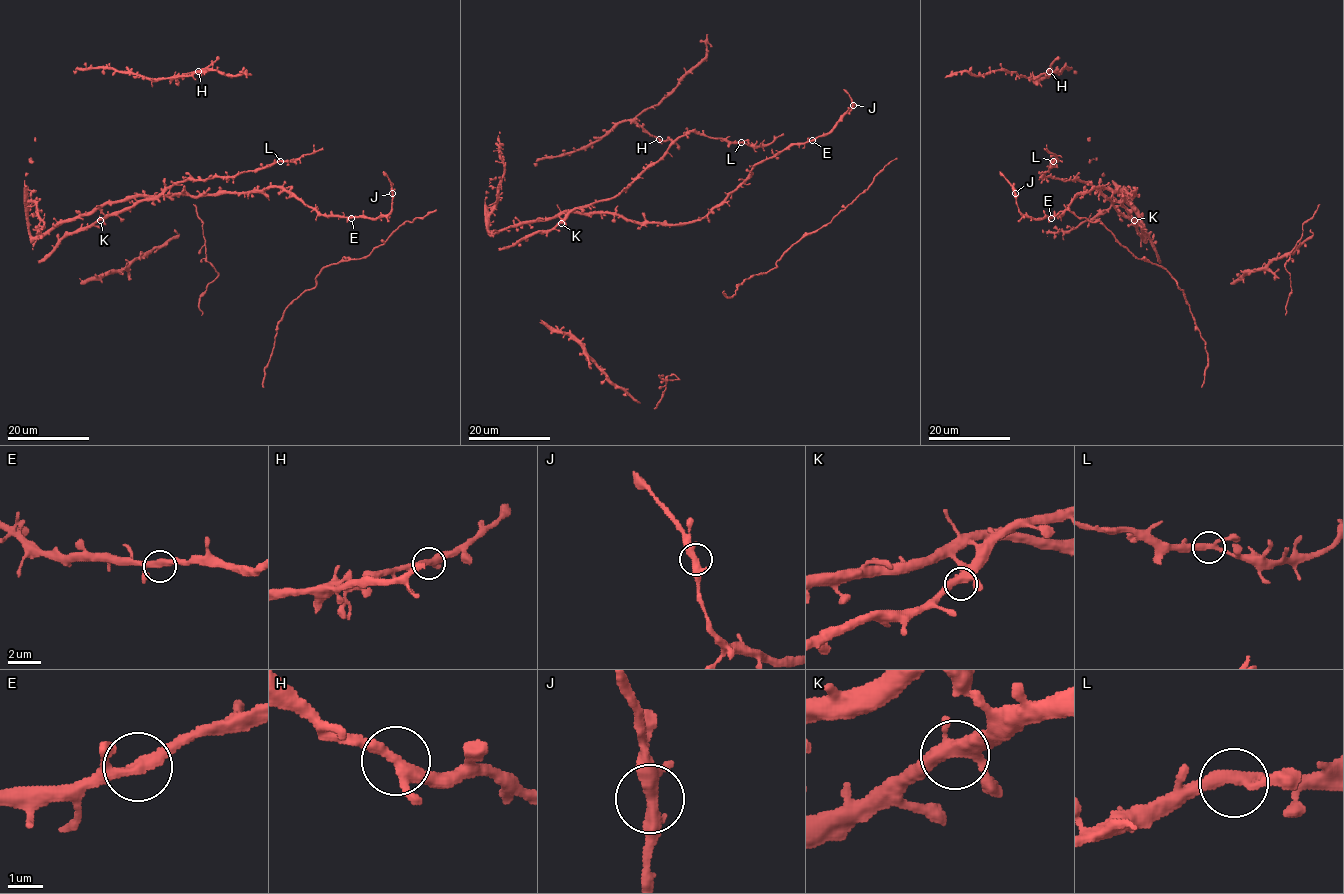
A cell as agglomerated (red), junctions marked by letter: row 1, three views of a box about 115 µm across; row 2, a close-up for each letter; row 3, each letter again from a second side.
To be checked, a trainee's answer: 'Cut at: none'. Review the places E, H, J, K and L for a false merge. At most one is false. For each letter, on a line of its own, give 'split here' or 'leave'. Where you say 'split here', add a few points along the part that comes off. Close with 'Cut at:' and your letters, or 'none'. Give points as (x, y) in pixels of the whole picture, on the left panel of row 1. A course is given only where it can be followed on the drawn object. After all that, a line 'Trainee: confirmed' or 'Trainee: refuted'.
E: leave
H: leave
J: leave
K: leave
L: leave
Cut at: none
Trainee: confirmed

